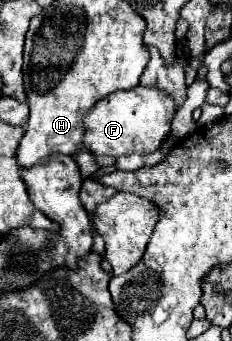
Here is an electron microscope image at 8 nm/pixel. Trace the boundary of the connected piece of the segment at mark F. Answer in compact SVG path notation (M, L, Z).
M134 87L100 99L84 117L84 145L94 155L130 155L156 151L170 133L174 101L156 87Z

